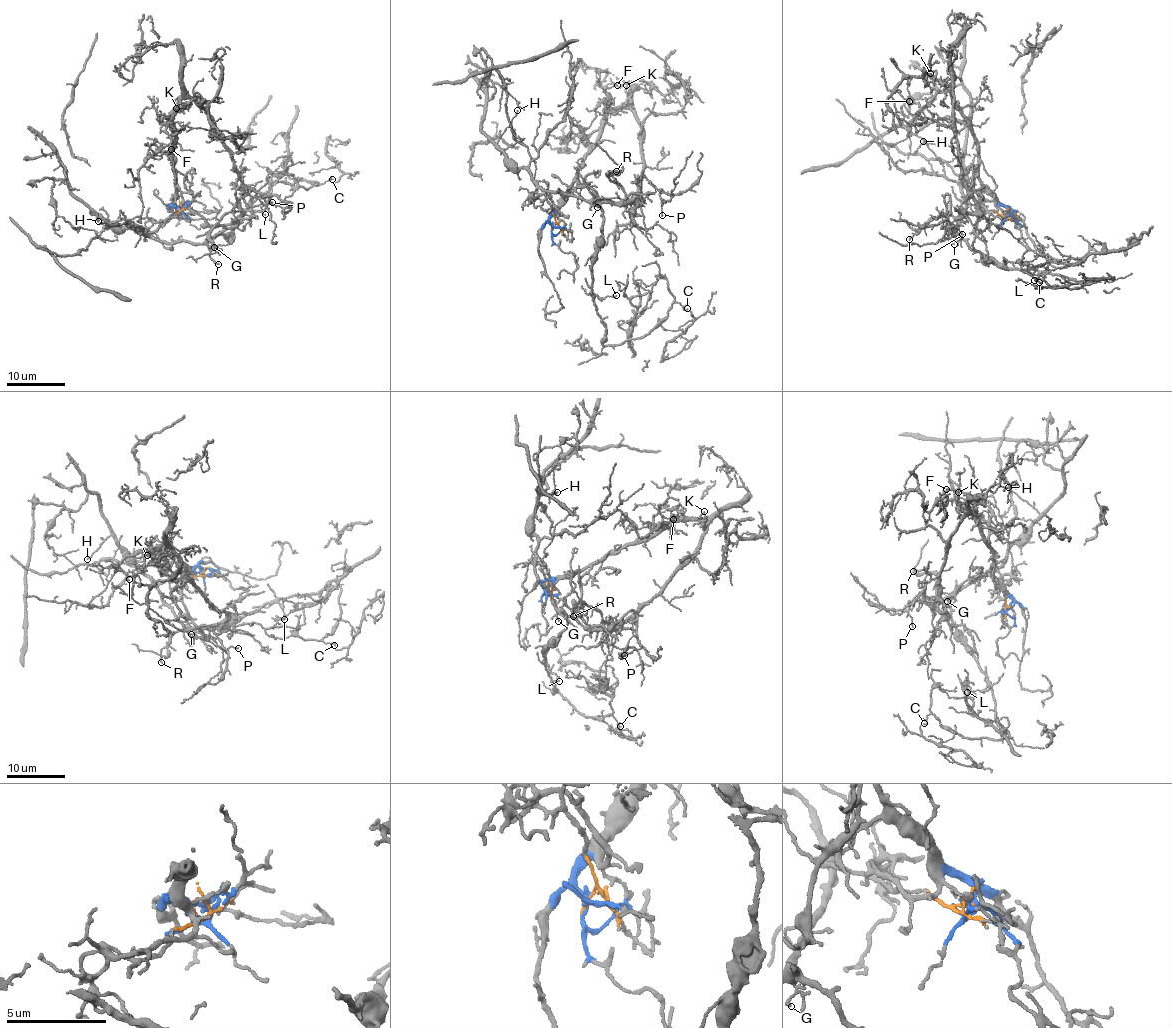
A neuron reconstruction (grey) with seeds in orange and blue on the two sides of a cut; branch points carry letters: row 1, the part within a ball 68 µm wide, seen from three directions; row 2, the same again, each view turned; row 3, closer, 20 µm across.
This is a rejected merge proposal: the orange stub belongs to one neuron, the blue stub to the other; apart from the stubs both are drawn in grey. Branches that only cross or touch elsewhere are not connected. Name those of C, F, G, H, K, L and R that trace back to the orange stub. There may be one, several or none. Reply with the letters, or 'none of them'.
C, G, H, L

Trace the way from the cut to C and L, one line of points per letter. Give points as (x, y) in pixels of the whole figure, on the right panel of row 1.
C: (1008, 214), (964, 201), (953, 235), (1009, 267), (1091, 283), (1100, 280), (1078, 288), (1035, 279), (1039, 282)
L: (1008, 214), (999, 214), (964, 201), (966, 207), (953, 235), (1003, 264), (1041, 271), (1043, 275), (1034, 280)

